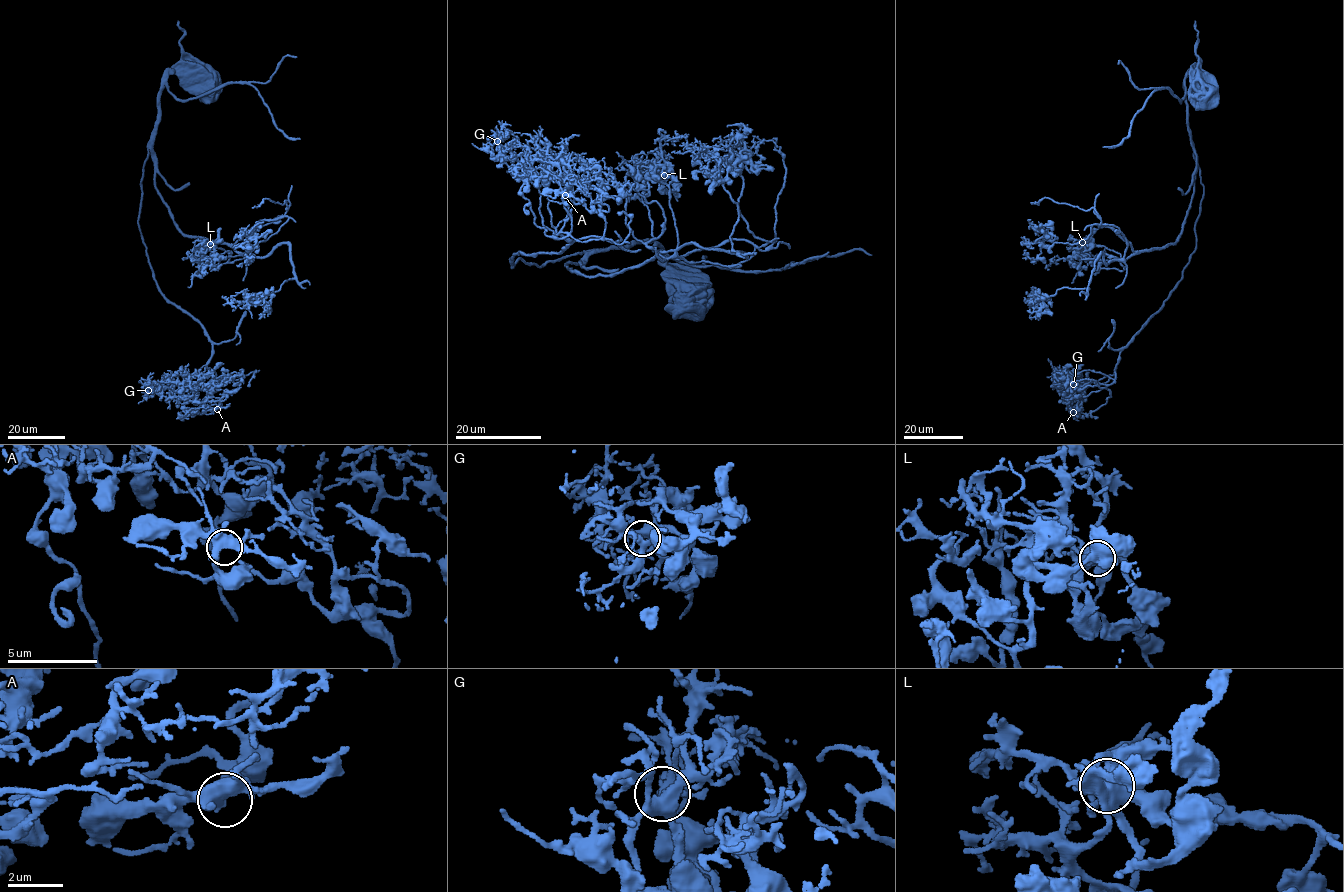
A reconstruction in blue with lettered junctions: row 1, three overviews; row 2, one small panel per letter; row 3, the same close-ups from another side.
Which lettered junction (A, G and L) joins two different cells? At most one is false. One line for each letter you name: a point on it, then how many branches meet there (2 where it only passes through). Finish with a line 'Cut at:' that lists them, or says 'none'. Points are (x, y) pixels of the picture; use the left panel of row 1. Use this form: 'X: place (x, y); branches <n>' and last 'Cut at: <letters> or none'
Cut at: none

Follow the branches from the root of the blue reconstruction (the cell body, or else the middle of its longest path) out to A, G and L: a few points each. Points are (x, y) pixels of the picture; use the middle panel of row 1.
A: (685, 288), (652, 241), (510, 267), (520, 252), (568, 246), (553, 233), (574, 199), (558, 177), (565, 195)
G: (685, 288), (652, 241), (510, 267), (516, 253), (560, 254), (571, 239), (542, 223), (532, 166), (497, 141)
L: (685, 288), (652, 241), (564, 264), (580, 275), (611, 276), (674, 250), (672, 178), (649, 171), (665, 175)

